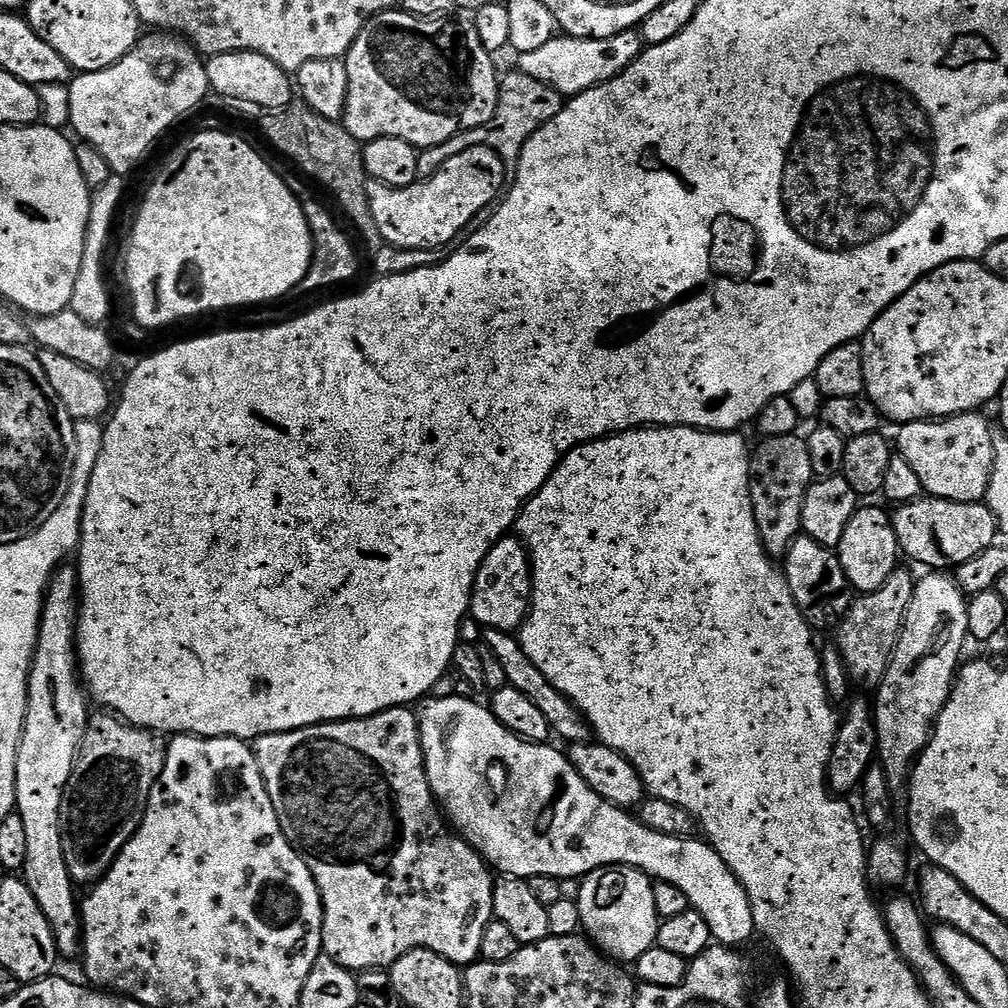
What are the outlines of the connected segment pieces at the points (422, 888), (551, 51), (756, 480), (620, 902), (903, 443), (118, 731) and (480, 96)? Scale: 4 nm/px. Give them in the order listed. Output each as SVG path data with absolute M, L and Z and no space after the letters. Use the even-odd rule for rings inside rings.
M411 707L387 708L376 716L334 720L327 724L311 724L308 728L299 728L293 732L257 736L254 751L258 766L262 770L262 778L266 782L266 790L270 794L270 802L274 802L282 834L286 834L288 841L303 856L320 891L320 901L324 907L323 955L350 969L353 974L368 972L372 968L391 969L392 965L398 962L398 958L419 948L428 948L457 966L475 964L480 959L482 933L494 919L494 876L484 857L467 840L446 827L445 817L430 790L430 782L424 769L424 751L420 745L420 722L417 713Z
M636 30L620 32L616 36L601 40L587 40L586 38L560 34L555 40L546 42L546 46L542 46L539 50L530 50L530 54L519 54L518 62L520 64L518 64L518 68L519 71L530 74L530 78L538 78L538 82L546 82L546 86L558 90L561 96L576 98L581 94L591 93L598 84L611 82L619 72L625 72L639 58L641 51L642 41L639 31Z
M803 435L783 436L782 438L763 437L757 448L750 452L750 474L748 475L748 489L750 490L750 502L754 510L754 522L758 526L758 534L762 546L773 558L782 558L788 552L788 548L794 543L796 537L802 532L802 502L806 498L806 490L814 479L810 466L810 454L808 442Z
M596 868L580 885L580 922L587 939L616 962L635 962L656 943L662 923L654 906L653 879L638 868Z
M979 411L963 412L931 420L915 420L899 425L894 444L898 454L910 462L924 492L950 502L981 503L988 495L992 463L996 451L992 445L994 429Z
M96 710L89 715L84 731L84 741L80 743L80 753L72 767L68 784L64 787L64 797L60 807L60 829L62 830L62 854L66 858L66 870L73 885L91 886L106 875L116 856L124 849L126 842L138 830L146 814L150 794L156 780L162 774L168 740L161 733L148 728L138 728L135 724L120 719L108 710Z
M393 10L391 12L378 12L375 16L370 16L364 23L364 28L354 38L347 56L343 57L346 68L346 78L348 79L348 93L346 94L346 110L344 111L344 129L356 140L367 142L378 138L402 138L402 142L410 142L417 150L433 148L450 138L454 138L460 132L469 132L471 128L477 128L483 124L488 124L496 113L496 103L500 97L500 86L496 68L492 65L493 53L482 46L482 38L478 38L478 30L475 23L459 24L456 18L437 18L427 20L418 18L414 14L403 10Z

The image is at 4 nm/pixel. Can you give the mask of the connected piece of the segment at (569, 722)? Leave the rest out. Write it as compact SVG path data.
M485 628L482 635L484 635L482 636L482 643L490 646L490 650L494 650L494 658L498 658L498 662L502 662L502 670L506 670L506 678L509 685L522 690L522 694L526 694L526 698L530 698L530 702L534 702L534 706L538 706L538 711L546 717L549 729L555 735L557 732L562 739L568 740L567 743L569 745L587 744L593 739L592 725L589 724L586 717L581 714L579 708L572 701L566 699L548 681L546 674L542 674L542 670L538 670L538 666L534 666L534 662L530 662L526 650L513 633L499 632L493 628Z

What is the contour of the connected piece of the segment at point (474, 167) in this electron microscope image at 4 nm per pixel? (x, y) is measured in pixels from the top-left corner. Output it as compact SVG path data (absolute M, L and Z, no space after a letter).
M479 144L473 148L454 154L441 168L431 173L429 180L417 179L415 184L405 188L386 186L377 180L369 180L366 194L370 202L370 214L374 214L374 222L382 234L384 243L393 244L406 250L434 250L448 248L451 240L483 210L487 204L492 204L501 195L500 187L504 184L506 169L502 158L494 150Z

